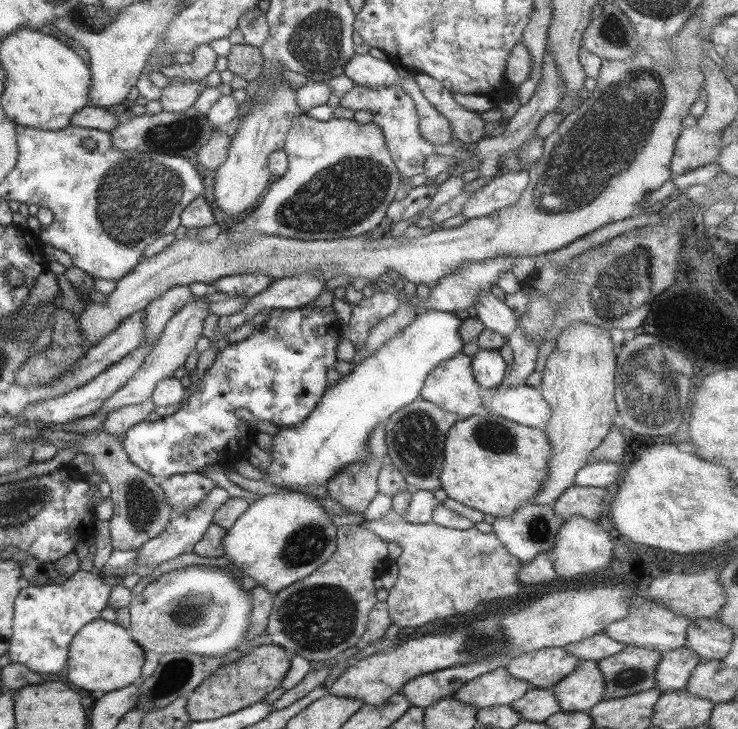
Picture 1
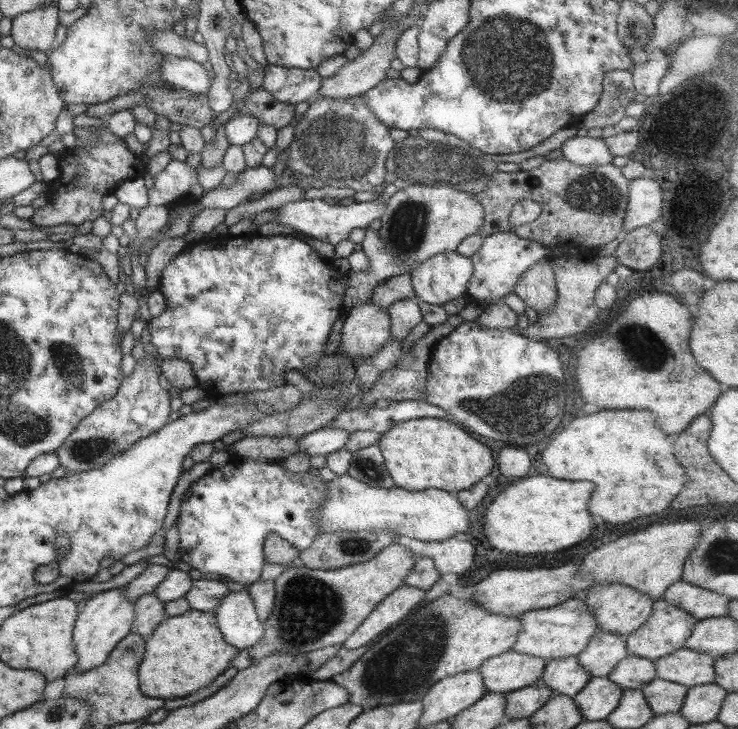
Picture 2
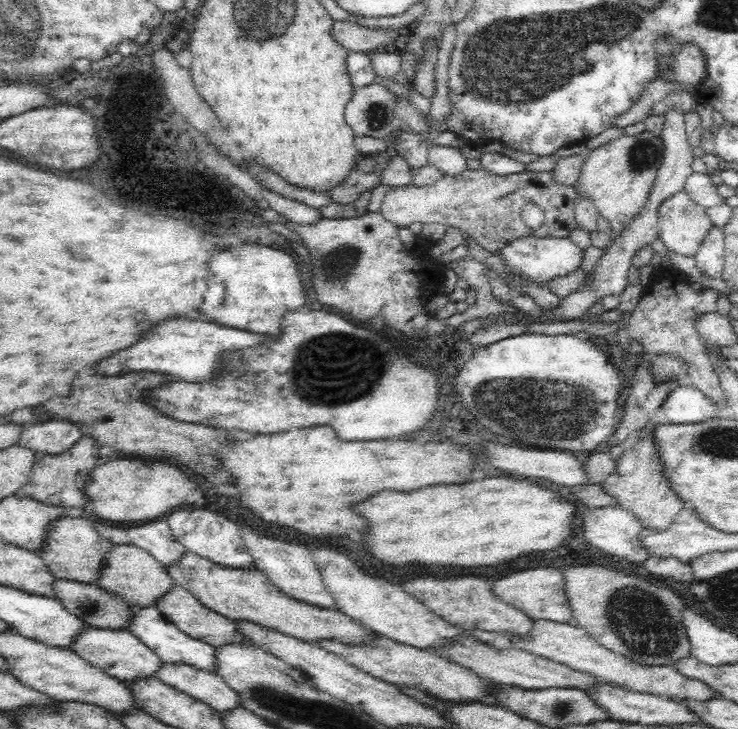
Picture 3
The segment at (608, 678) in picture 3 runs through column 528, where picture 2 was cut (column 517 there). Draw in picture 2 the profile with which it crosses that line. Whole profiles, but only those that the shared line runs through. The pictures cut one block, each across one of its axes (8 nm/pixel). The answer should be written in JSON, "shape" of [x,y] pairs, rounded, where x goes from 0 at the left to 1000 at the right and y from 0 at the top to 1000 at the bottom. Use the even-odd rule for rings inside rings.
{"shape":[[[789,818],[748,833],[717,837],[702,849],[705,860],[691,892],[702,897],[733,903],[738,908],[774,900],[780,903],[798,881],[799,872],[809,864],[806,849],[797,838],[797,833],[791,830]]]}

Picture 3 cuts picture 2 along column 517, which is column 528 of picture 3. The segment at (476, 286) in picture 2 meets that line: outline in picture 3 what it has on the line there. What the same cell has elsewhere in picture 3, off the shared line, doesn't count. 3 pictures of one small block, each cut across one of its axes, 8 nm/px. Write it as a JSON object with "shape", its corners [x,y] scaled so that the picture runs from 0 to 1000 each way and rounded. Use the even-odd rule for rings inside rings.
{"shape":[[[710,324],[710,326],[699,326],[688,337],[683,337],[678,343],[678,350],[683,355],[683,364],[691,366],[694,374],[702,374],[718,385],[744,387],[783,370],[789,362],[793,343],[780,336],[771,324],[762,326]]]}

